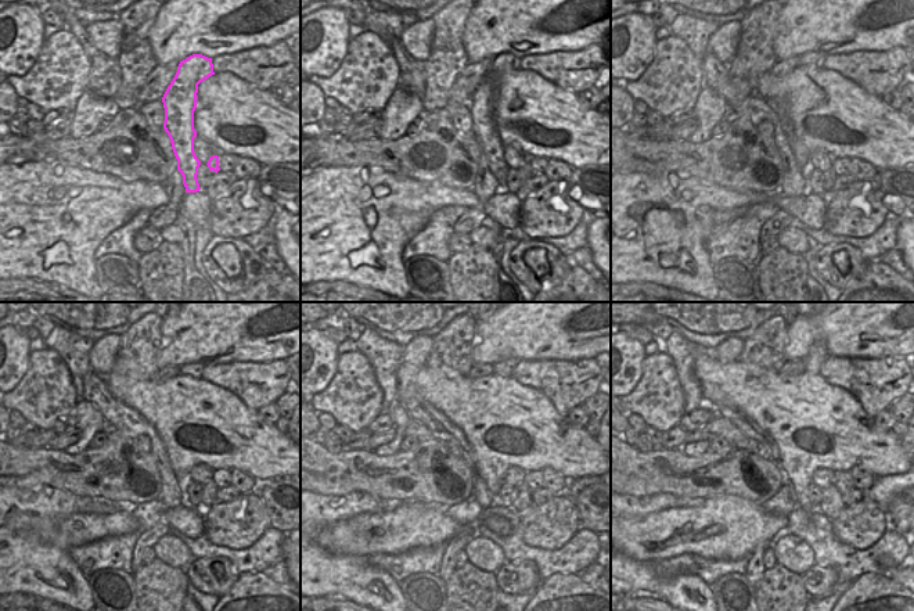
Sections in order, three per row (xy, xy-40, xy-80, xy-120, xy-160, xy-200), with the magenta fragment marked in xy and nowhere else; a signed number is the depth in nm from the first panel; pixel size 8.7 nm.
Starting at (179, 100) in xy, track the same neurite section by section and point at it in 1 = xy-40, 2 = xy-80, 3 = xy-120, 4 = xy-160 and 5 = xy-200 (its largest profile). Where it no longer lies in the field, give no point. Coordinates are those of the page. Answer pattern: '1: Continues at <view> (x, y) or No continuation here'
1: Continues at xy-40 (484, 100)
2: Continues at xy-80 (803, 157)
3: Continues at xy-120 (193, 369)
4: Continues at xy-160 (504, 369)
5: Continues at xy-200 (817, 353)

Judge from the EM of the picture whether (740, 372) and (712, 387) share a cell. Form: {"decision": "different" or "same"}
{"decision": "same"}

